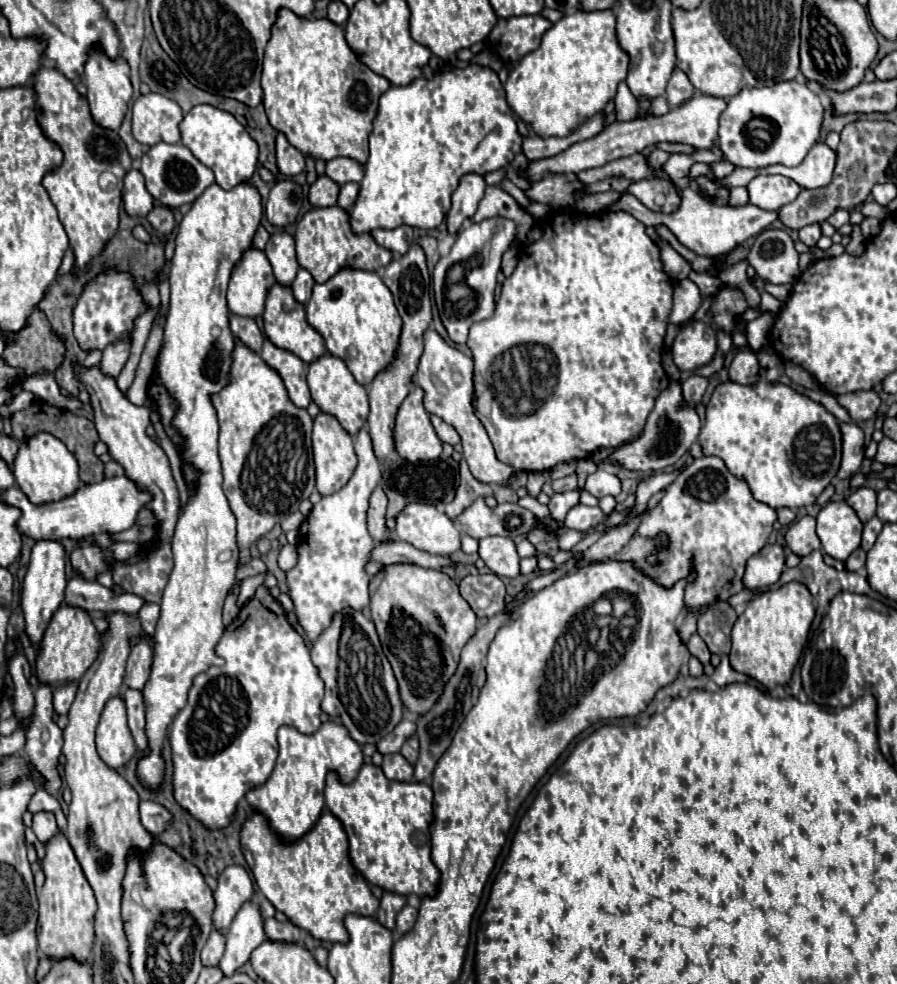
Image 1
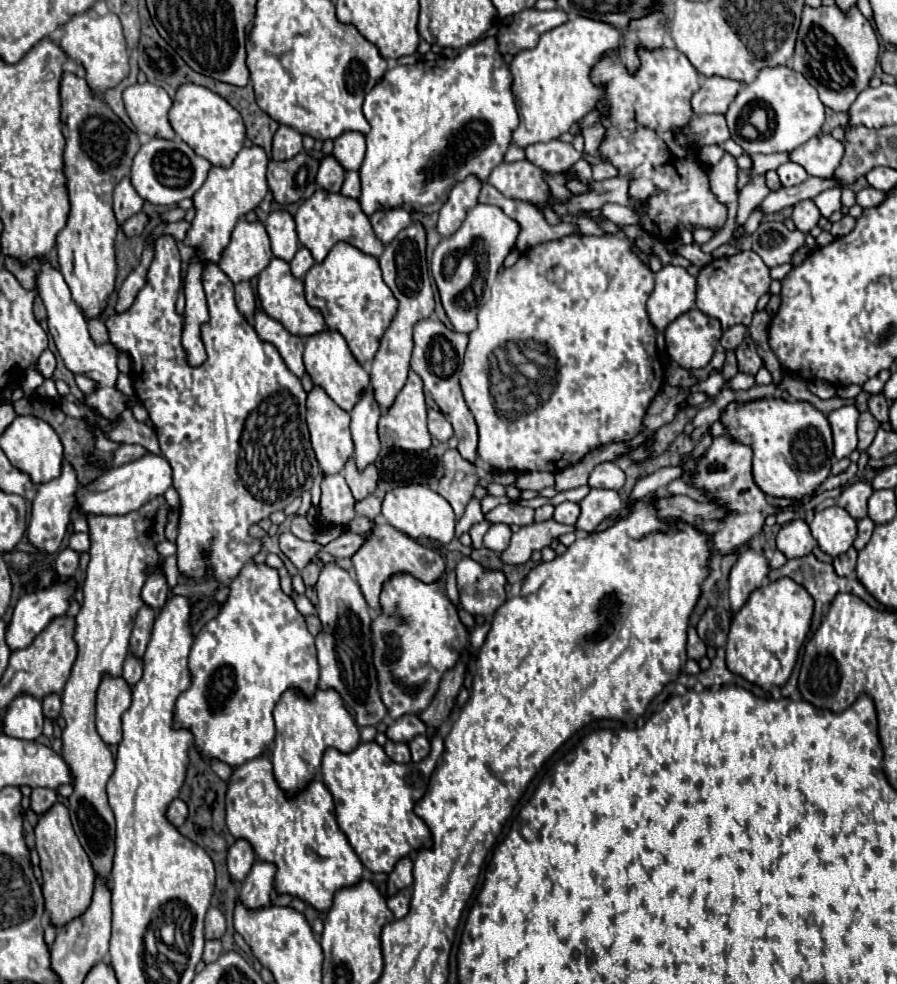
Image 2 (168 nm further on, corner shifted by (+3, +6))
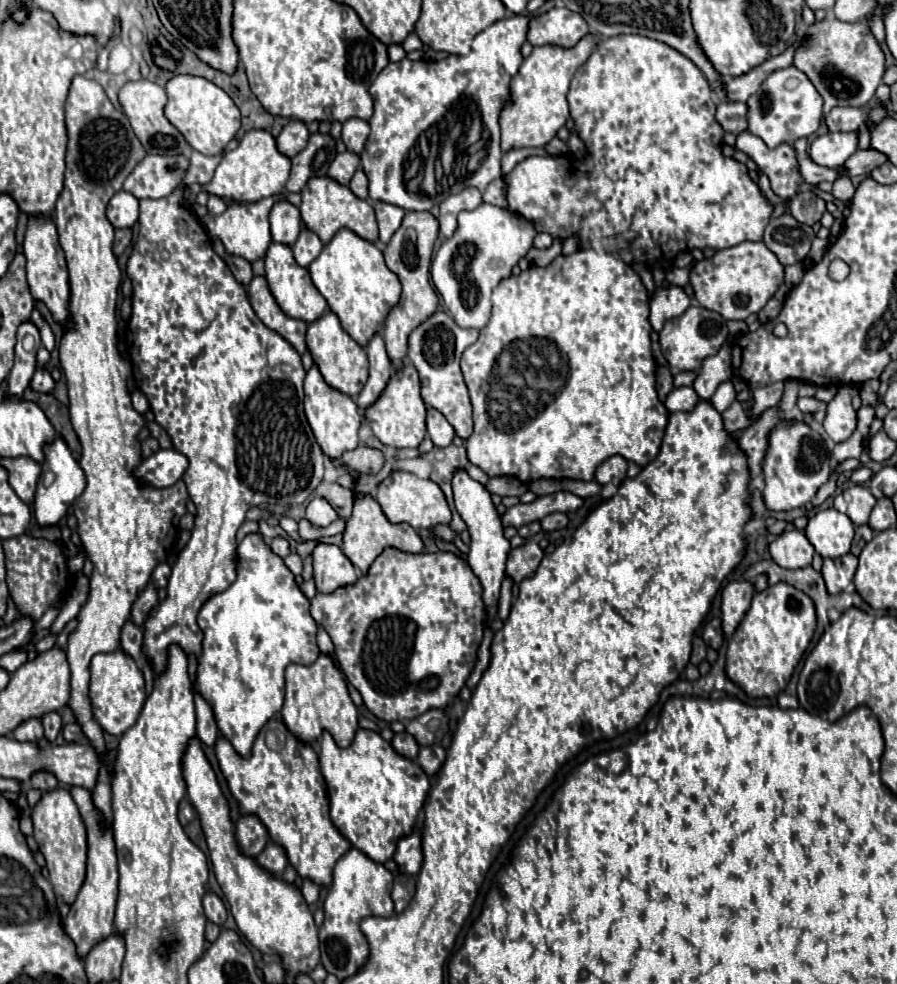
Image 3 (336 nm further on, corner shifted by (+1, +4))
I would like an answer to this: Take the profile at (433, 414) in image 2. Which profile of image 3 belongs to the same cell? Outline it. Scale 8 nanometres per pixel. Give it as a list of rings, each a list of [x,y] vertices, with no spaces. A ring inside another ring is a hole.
[[[433,407],[427,409],[427,433],[431,437],[431,441],[437,445],[437,447],[447,447],[451,445],[453,437],[455,437],[455,431],[453,427],[449,425],[449,421]]]

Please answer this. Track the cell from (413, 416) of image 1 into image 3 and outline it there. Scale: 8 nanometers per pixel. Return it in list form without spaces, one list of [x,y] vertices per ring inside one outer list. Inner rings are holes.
[[[405,363],[405,367],[389,379],[379,401],[365,411],[365,423],[371,427],[373,435],[383,445],[389,445],[395,449],[421,445],[421,441],[425,439],[425,433],[427,433],[427,429],[425,429],[425,403],[421,399],[419,375],[411,363]]]

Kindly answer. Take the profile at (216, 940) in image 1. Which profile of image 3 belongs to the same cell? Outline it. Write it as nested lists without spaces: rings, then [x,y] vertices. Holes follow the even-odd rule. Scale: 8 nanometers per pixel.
[[[207,893],[207,895],[203,897],[203,907],[205,907],[205,917],[207,917],[207,921],[211,921],[211,923],[215,923],[215,925],[219,925],[219,927],[225,923],[227,911],[225,911],[223,901],[221,901],[217,895]]]

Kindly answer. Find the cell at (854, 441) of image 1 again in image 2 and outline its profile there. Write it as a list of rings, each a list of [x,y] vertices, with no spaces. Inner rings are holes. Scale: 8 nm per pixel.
[[[843,405],[827,415],[829,425],[833,429],[833,443],[835,443],[835,457],[843,459],[857,447],[857,417],[859,411],[855,405]]]

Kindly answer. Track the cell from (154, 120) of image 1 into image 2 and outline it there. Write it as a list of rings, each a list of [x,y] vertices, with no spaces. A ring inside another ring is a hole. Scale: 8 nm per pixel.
[[[153,83],[131,85],[123,91],[123,101],[127,115],[139,133],[145,133],[147,137],[175,139],[175,131],[167,119],[171,97],[163,87]]]

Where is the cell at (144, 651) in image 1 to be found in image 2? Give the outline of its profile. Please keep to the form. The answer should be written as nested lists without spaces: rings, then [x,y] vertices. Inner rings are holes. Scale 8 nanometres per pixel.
[[[143,605],[137,613],[135,627],[133,627],[133,633],[131,633],[131,651],[137,657],[143,657],[143,653],[145,653],[145,647],[147,647],[149,637],[151,637],[153,621],[155,621],[155,611],[149,609],[149,605]]]

